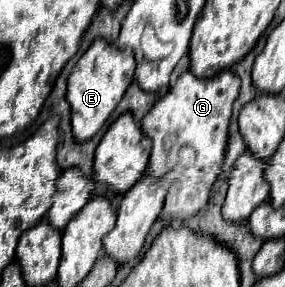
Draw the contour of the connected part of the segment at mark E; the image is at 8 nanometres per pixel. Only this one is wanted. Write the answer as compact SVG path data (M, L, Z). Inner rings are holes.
M97 38L77 60L67 80L67 102L71 106L71 126L77 142L87 142L101 130L101 126L107 122L111 112L121 102L125 90L133 82L133 72L133 52L121 52L117 46L105 42L103 38Z

